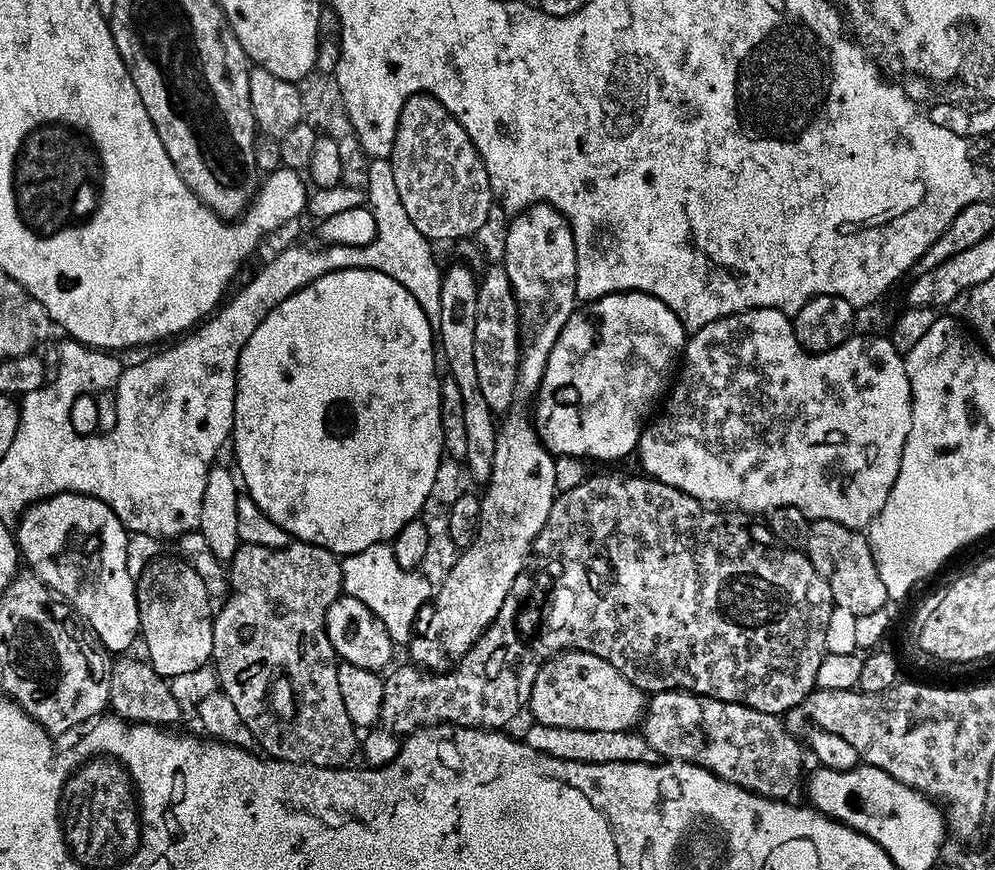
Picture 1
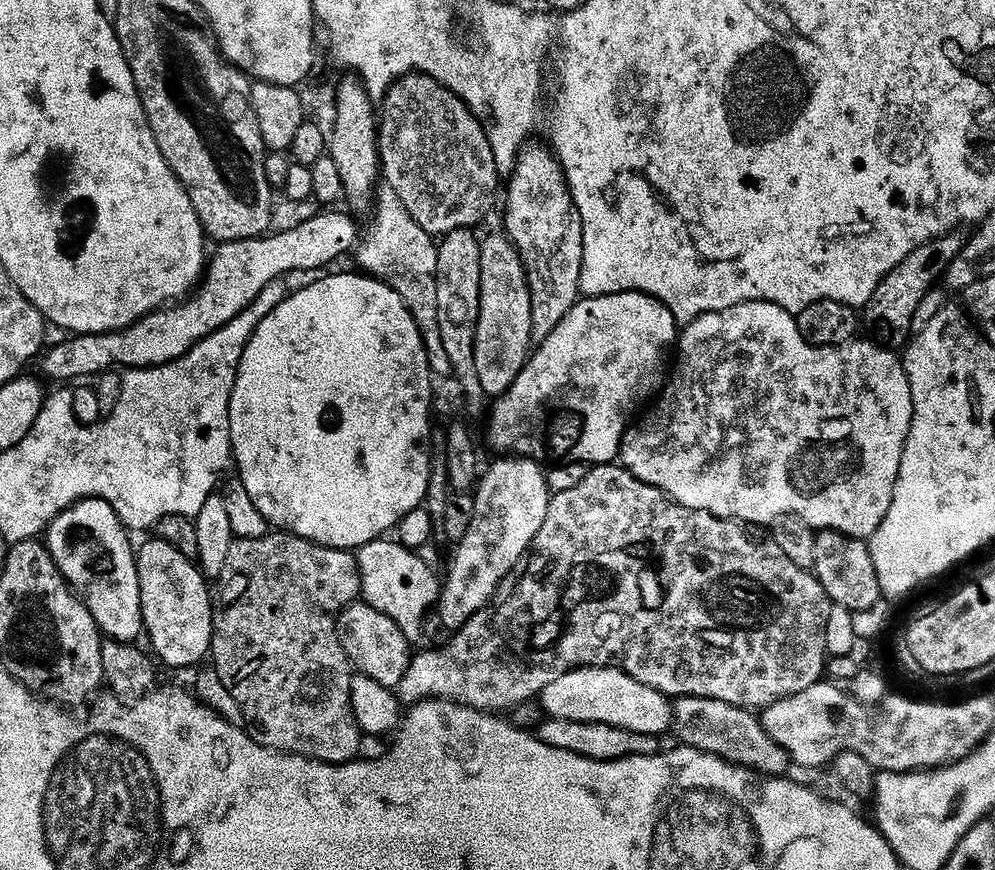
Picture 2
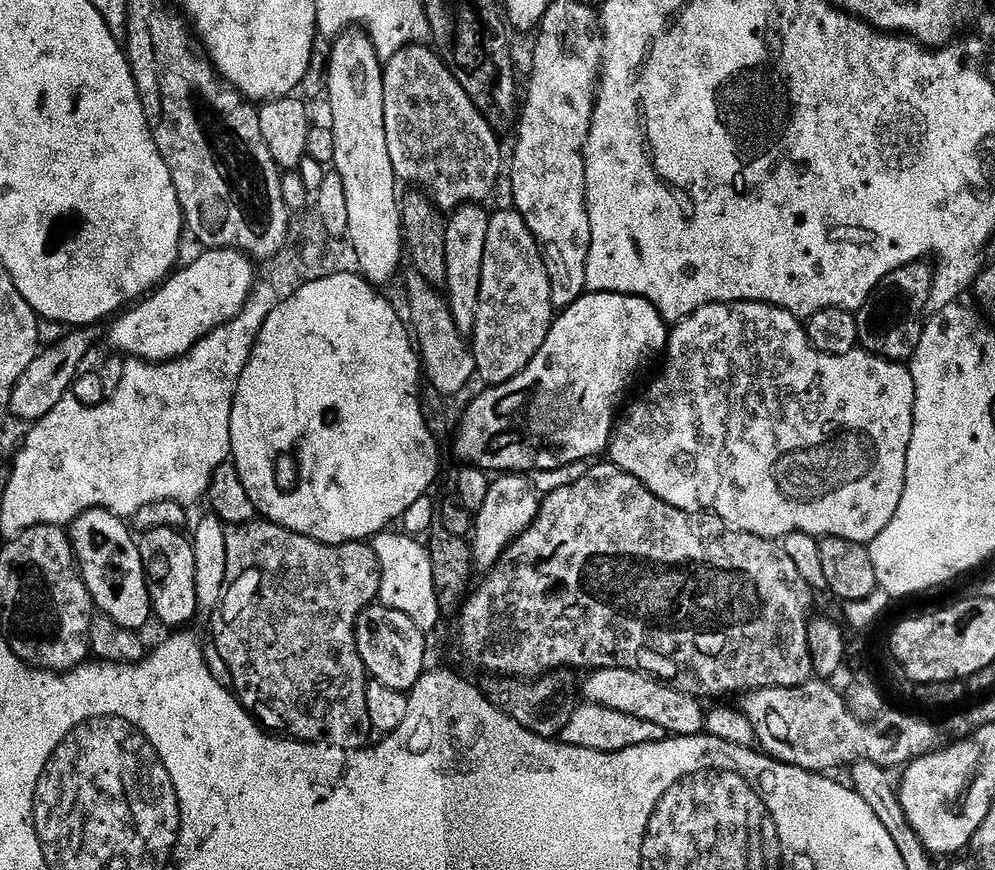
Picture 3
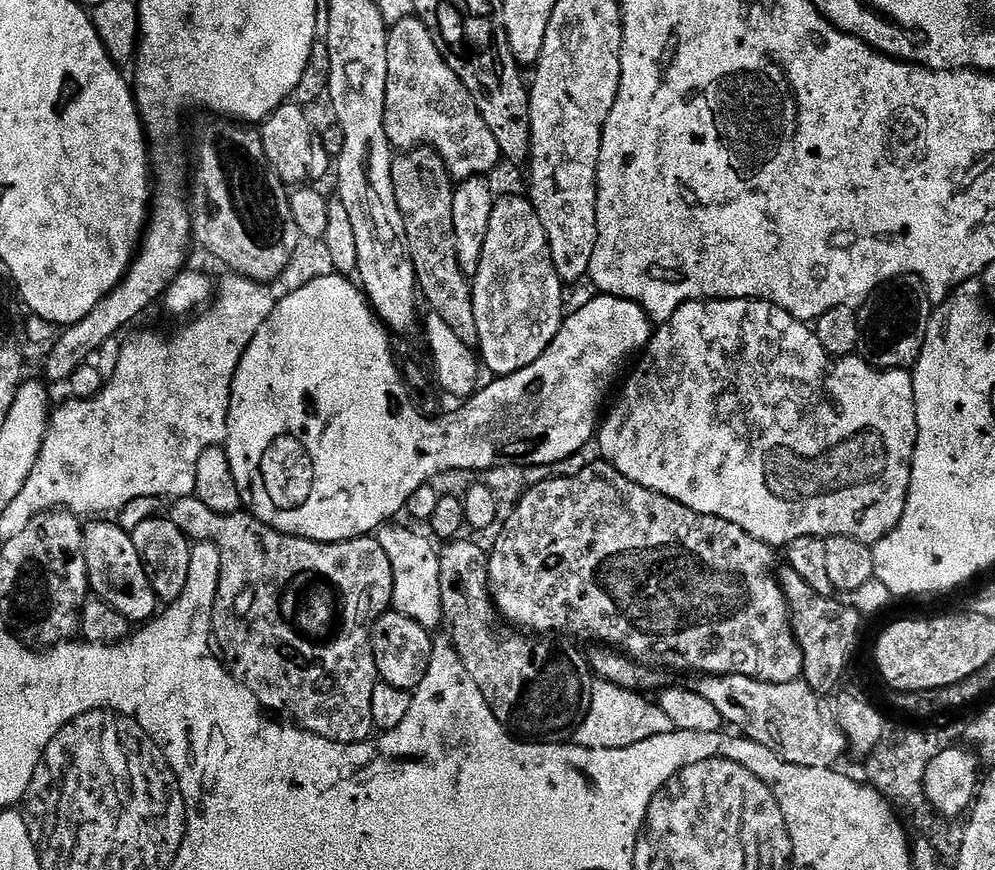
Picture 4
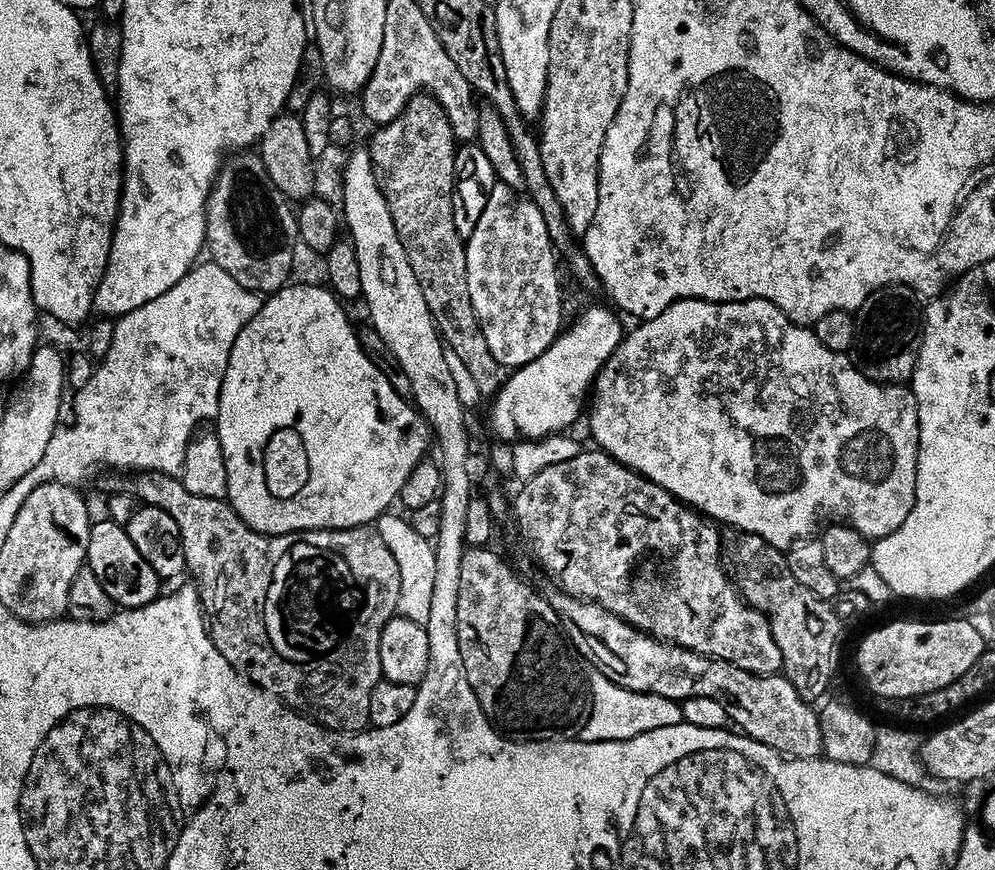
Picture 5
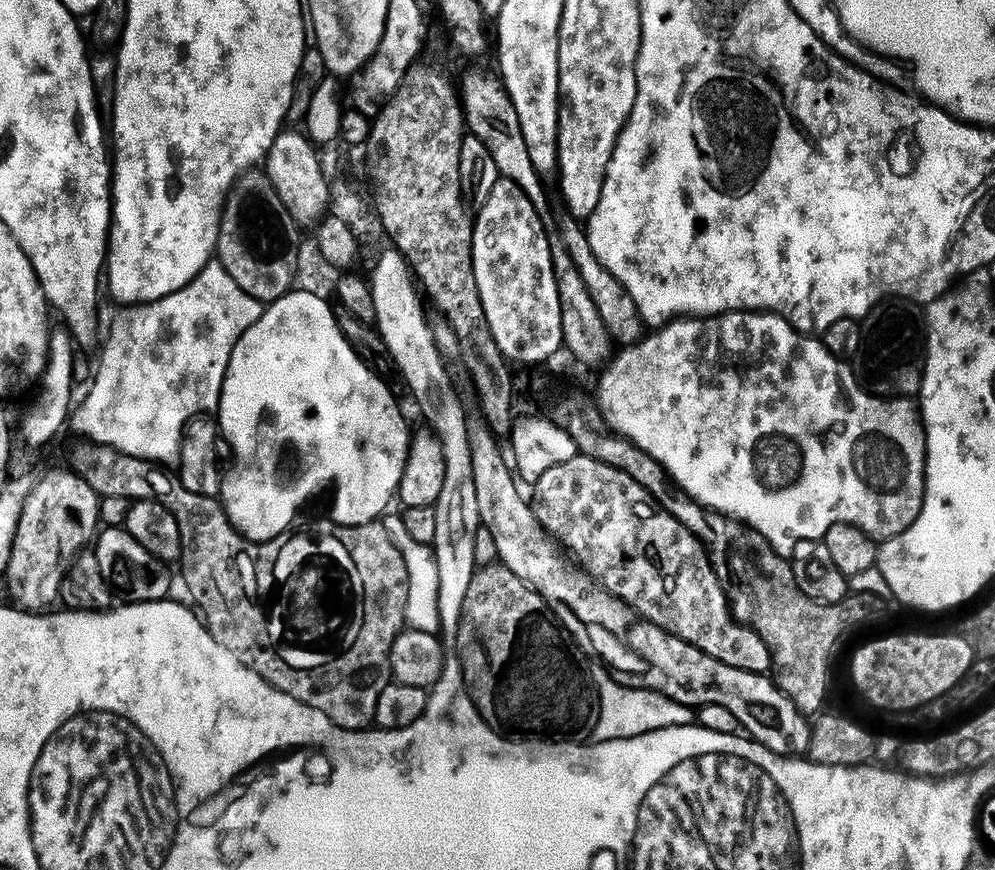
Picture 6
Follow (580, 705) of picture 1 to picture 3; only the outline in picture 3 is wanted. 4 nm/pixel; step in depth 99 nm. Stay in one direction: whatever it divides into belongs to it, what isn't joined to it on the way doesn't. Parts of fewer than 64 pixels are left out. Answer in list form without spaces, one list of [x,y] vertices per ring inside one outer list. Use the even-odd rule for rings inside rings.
[[[602,668],[589,676],[592,677],[582,684],[583,699],[589,704],[642,718],[642,722],[654,722],[654,726],[662,726],[664,733],[672,736],[699,736],[705,731],[706,708],[700,705],[703,703],[695,696],[679,692],[670,684],[628,668]]]

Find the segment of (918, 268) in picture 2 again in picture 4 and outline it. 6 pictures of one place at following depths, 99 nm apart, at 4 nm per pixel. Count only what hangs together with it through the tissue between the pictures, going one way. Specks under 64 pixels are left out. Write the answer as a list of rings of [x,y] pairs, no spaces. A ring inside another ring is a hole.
[[[895,276],[893,280],[878,285],[856,313],[863,343],[869,344],[876,351],[863,353],[863,360],[871,368],[879,368],[882,372],[899,368],[915,369],[922,346],[926,342],[932,309],[928,290],[918,276]]]

